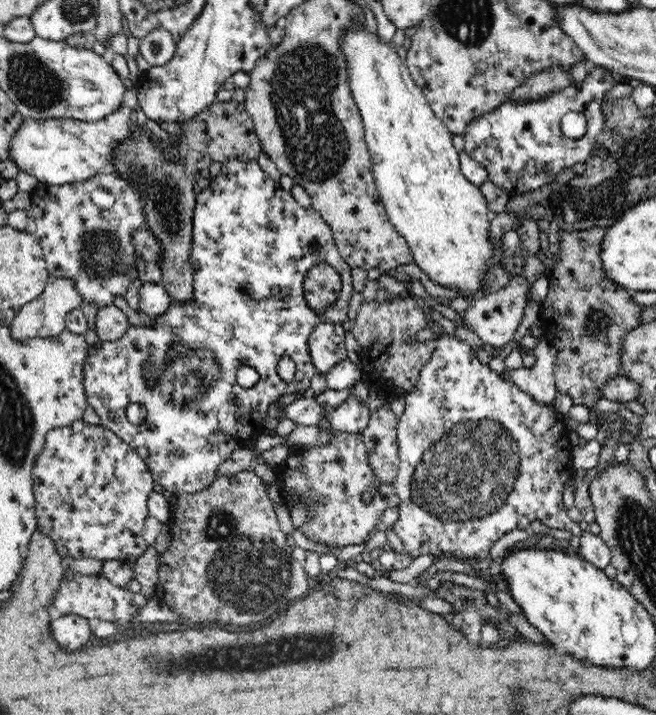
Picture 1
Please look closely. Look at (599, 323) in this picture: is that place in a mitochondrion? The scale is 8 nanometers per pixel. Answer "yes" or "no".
yes

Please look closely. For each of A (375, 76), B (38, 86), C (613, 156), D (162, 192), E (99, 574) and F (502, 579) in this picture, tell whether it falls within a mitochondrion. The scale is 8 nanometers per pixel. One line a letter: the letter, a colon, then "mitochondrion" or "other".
A: other
B: mitochondrion
C: other
D: mitochondrion
E: other
F: other

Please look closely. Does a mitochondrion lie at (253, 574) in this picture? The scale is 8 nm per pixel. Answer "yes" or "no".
yes

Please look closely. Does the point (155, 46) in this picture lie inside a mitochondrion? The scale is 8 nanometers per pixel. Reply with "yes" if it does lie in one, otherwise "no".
yes

